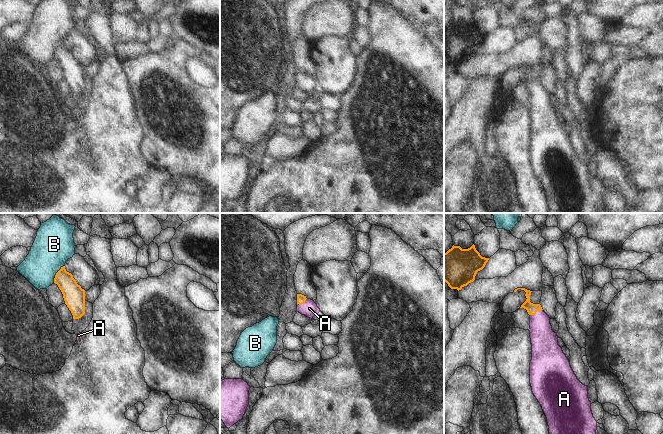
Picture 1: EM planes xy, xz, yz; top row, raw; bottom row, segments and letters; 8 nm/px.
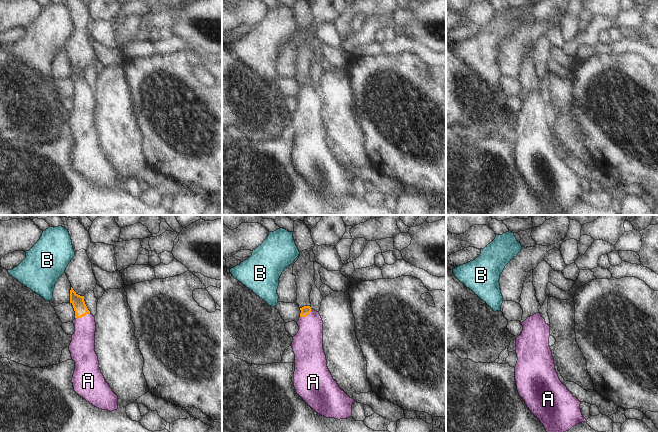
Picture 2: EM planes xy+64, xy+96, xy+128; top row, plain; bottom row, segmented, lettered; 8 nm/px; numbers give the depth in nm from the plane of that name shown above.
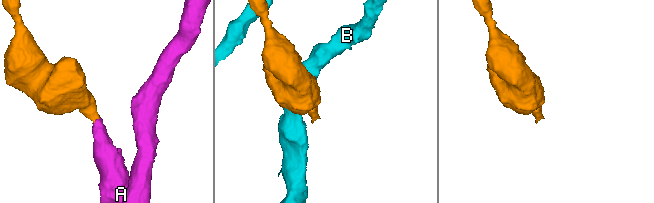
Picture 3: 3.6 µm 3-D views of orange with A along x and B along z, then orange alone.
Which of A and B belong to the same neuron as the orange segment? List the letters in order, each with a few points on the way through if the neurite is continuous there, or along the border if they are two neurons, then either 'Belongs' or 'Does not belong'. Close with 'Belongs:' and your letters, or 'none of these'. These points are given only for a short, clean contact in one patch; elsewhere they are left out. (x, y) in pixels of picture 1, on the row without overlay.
A: Path across: yz (531, 84), (536, 87), (544, 116). Belongs
B: Boundary: xy (64, 41), (56, 49), (53, 58). Does not belong
Belongs: A.

